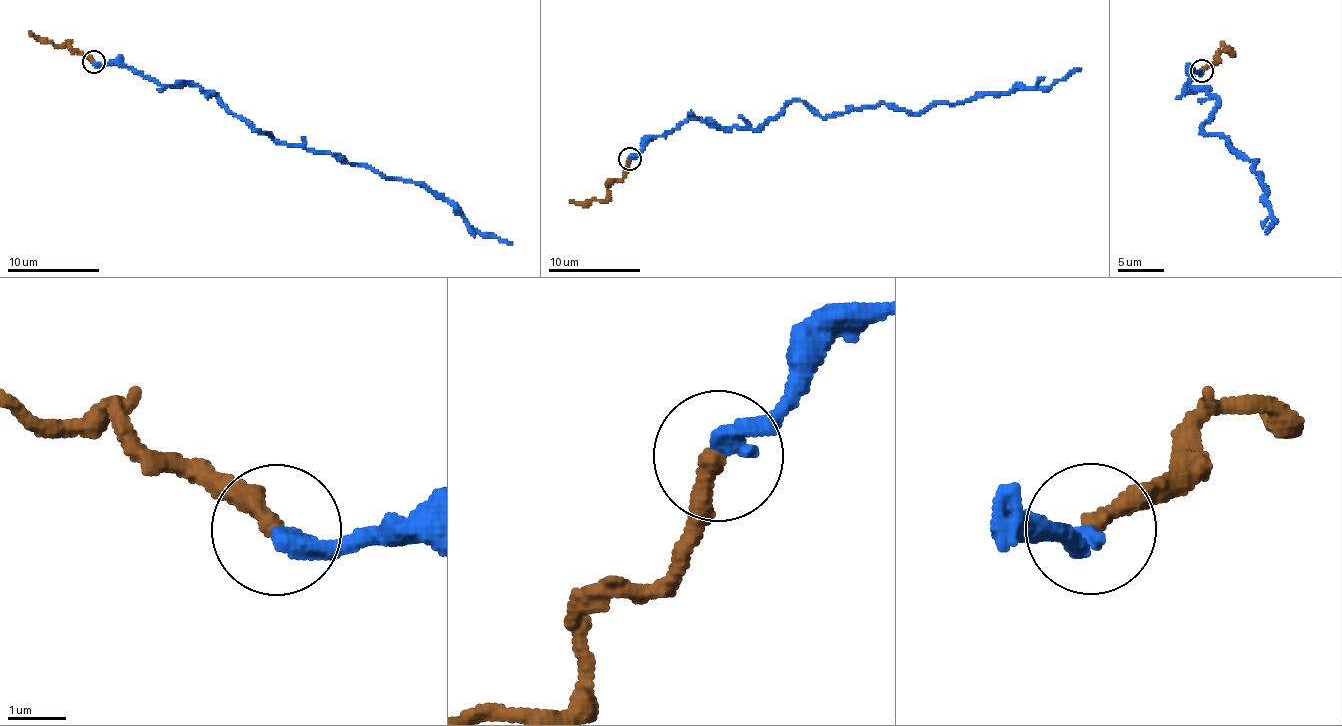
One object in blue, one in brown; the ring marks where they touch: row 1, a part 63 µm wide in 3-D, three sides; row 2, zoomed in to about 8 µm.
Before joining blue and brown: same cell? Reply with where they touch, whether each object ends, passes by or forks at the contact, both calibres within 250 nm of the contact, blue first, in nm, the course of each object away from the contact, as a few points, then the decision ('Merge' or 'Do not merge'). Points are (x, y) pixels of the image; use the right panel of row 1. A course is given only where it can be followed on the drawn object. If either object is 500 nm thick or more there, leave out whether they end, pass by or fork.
Place: (1201, 71). At the ring blue ends. At the ring brown ends. Thickness 340 nm (blue) against 320 nm. Course of blue: (1201, 71), (1191, 72), (1185, 91), (1207, 88), (1216, 98), (1203, 133), (1257, 159), (1267, 233). Course of brown: (1201, 71), (1217, 65), (1221, 51), (1232, 54), (1226, 52), (1221, 42). Merge

